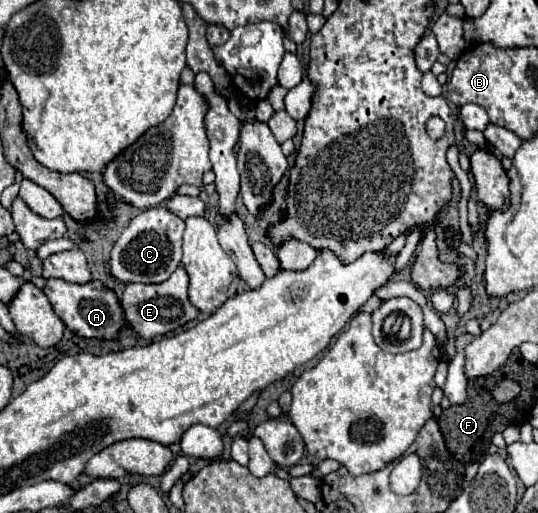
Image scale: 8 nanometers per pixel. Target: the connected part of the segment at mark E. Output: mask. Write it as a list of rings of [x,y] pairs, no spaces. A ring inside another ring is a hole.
[[[182,265],[162,283],[128,283],[120,303],[124,307],[128,325],[144,339],[176,331],[178,327],[184,327],[188,321],[196,319],[200,313],[188,301],[188,273]]]

